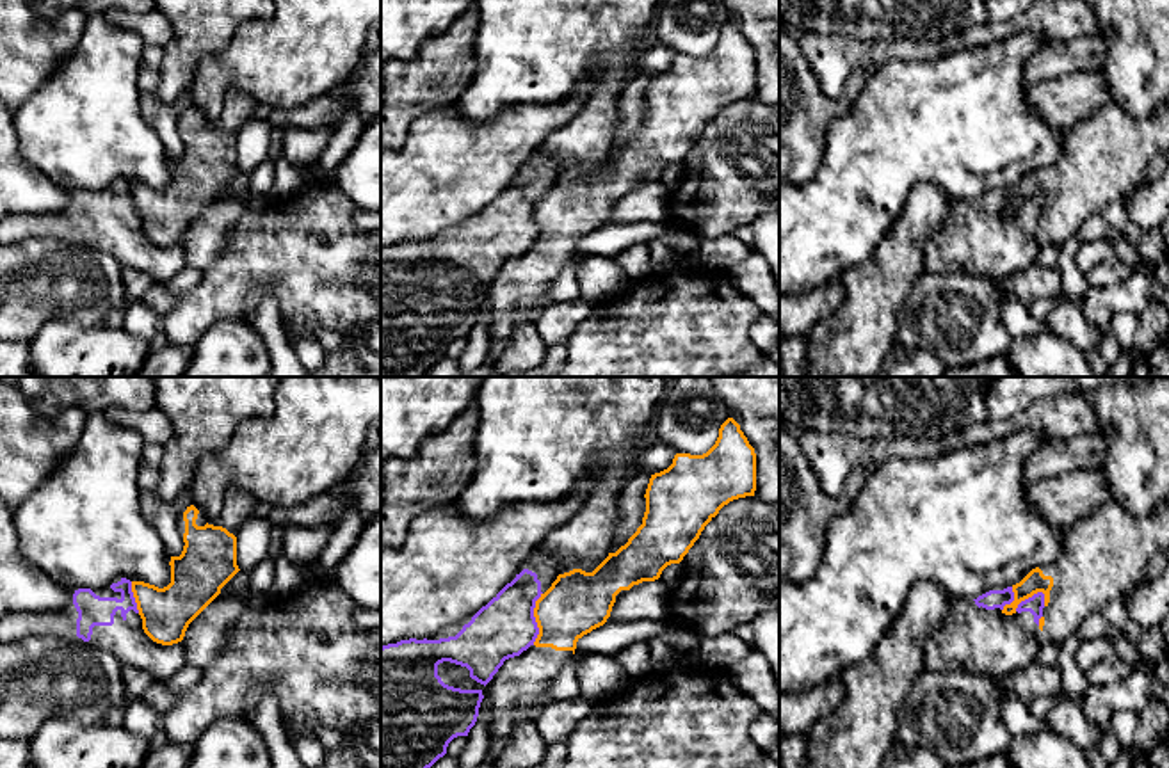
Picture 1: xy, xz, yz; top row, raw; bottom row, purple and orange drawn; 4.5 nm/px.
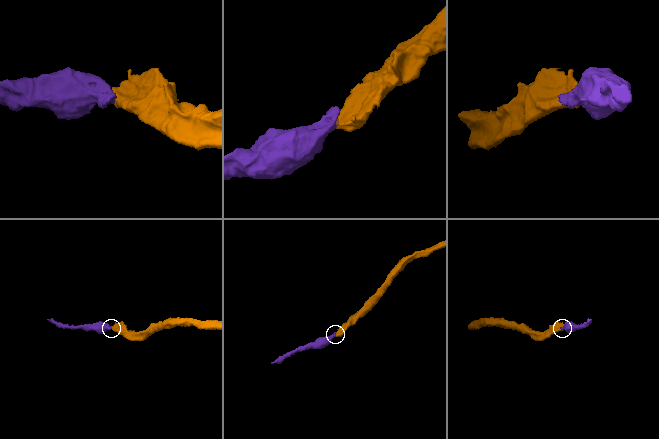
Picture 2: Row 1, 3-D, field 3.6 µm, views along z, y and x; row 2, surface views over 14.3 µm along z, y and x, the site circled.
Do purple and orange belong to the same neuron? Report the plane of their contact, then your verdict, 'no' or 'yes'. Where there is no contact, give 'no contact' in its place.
xz | no

